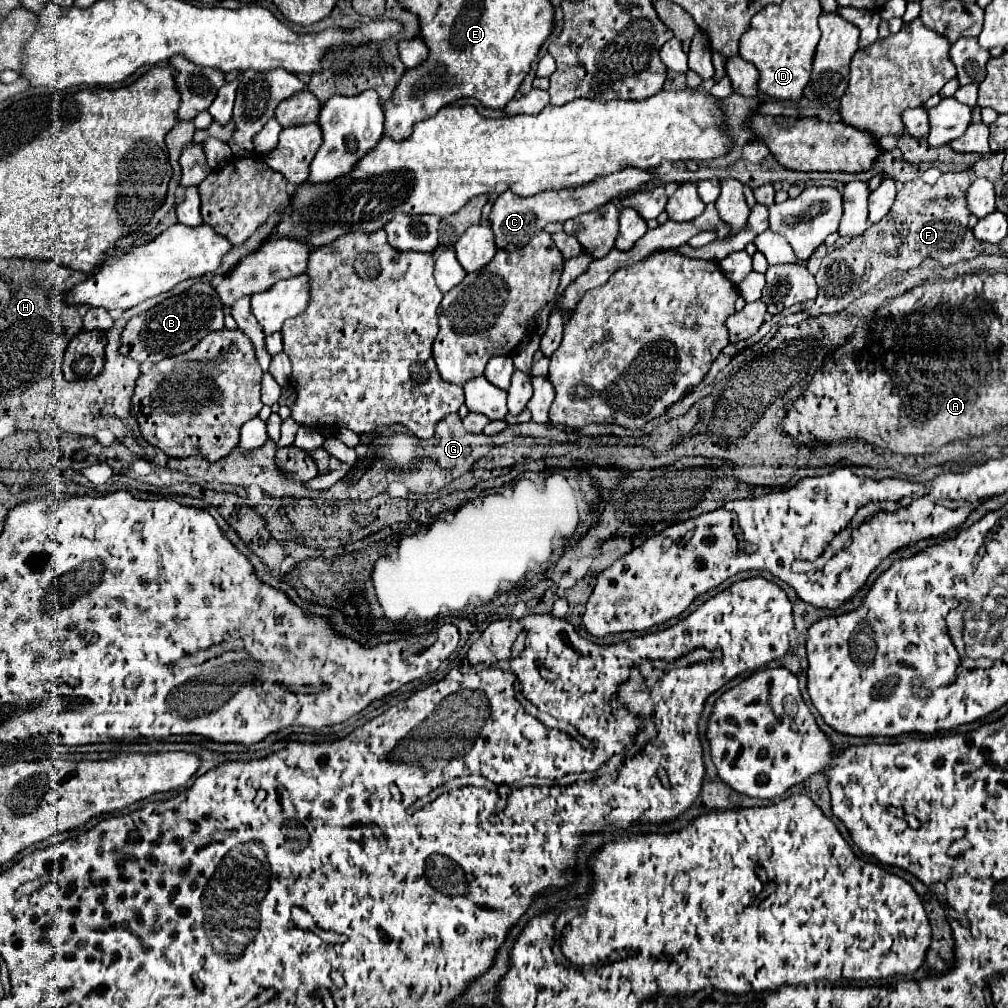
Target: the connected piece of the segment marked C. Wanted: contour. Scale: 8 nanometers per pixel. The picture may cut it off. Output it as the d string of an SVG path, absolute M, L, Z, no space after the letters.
M627 167L621 169L613 175L607 175L605 179L595 179L595 183L585 185L577 191L545 191L541 195L533 195L533 197L525 197L521 199L519 195L515 195L511 189L501 193L491 209L491 217L489 223L493 227L495 233L495 243L499 249L505 251L515 251L525 247L539 231L545 229L545 225L549 223L563 223L567 219L573 219L581 213L589 213L605 203L615 201L619 195L631 195L635 191L639 191L645 183L653 181L657 177L655 171L643 171L643 169L635 169L635 167Z

